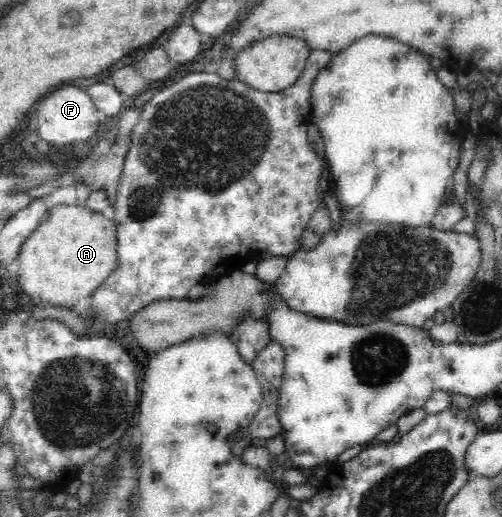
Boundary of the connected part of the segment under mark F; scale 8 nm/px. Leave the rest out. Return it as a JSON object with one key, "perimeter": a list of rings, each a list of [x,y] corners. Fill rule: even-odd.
{"perimeter":[[[76,86],[60,88],[58,92],[44,98],[42,104],[38,106],[38,112],[36,112],[38,134],[42,140],[46,140],[48,145],[56,148],[64,148],[69,145],[88,146],[101,131],[98,128],[100,124],[96,120],[96,111],[97,108],[90,96],[84,94],[80,88],[76,88]]]}

